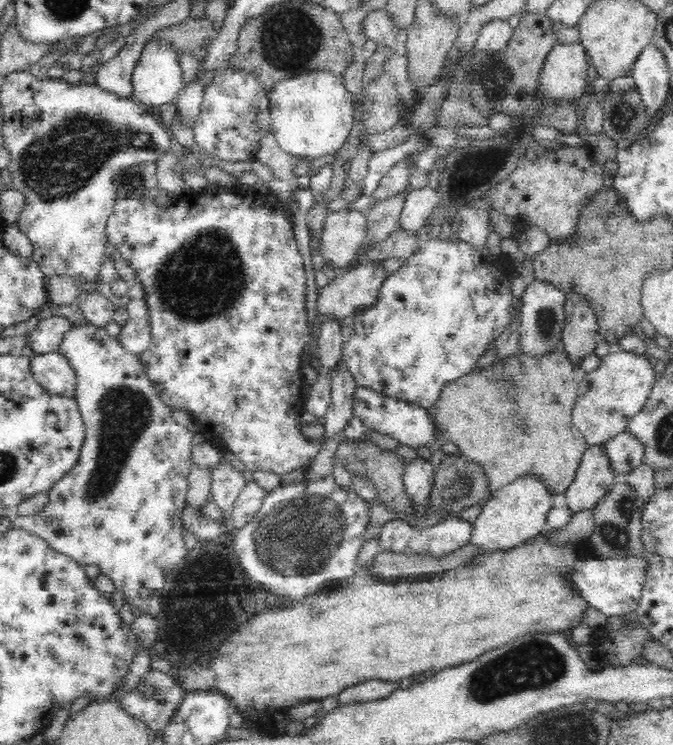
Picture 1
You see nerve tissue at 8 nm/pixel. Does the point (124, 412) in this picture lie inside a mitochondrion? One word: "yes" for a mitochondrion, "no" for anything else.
yes

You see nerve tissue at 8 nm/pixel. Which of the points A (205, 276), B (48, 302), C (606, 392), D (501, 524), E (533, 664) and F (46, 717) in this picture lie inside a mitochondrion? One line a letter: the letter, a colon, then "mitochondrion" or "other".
A: mitochondrion
B: other
C: other
D: other
E: mitochondrion
F: other

